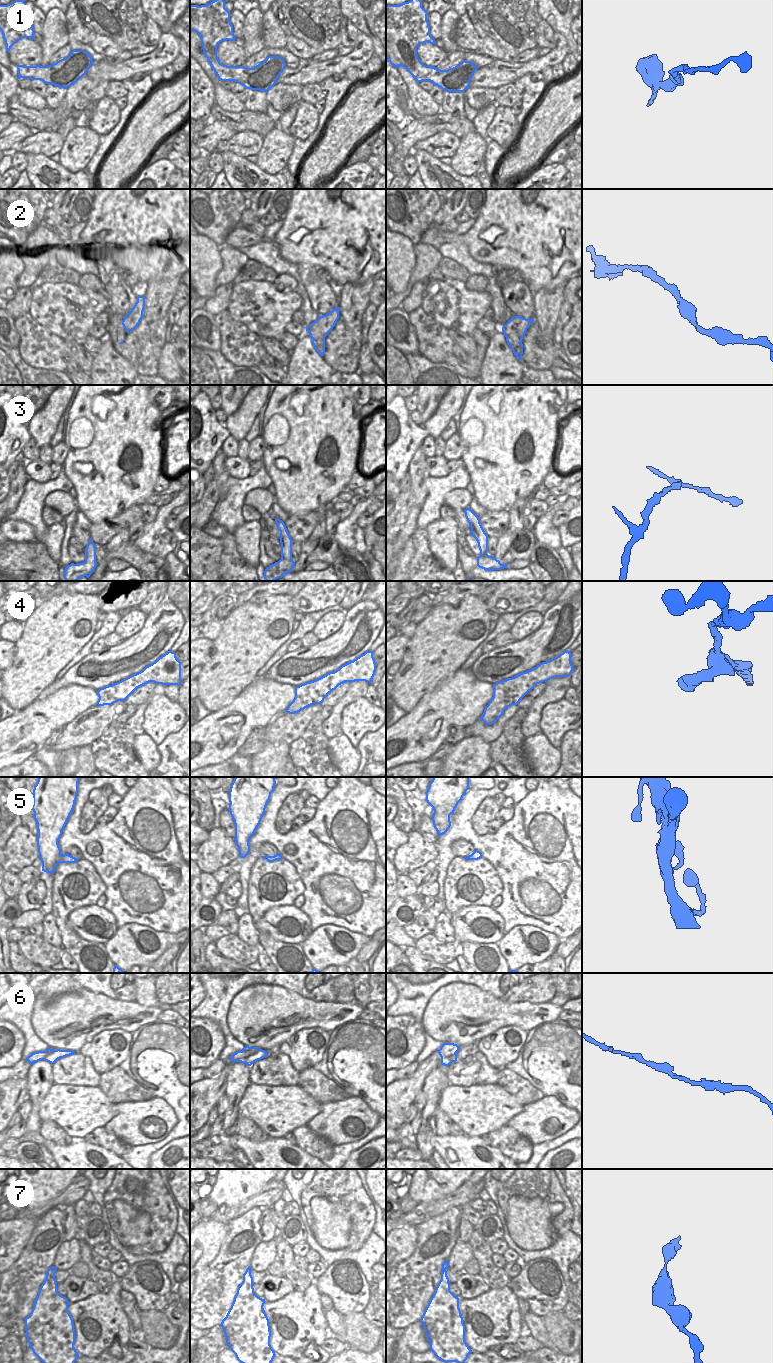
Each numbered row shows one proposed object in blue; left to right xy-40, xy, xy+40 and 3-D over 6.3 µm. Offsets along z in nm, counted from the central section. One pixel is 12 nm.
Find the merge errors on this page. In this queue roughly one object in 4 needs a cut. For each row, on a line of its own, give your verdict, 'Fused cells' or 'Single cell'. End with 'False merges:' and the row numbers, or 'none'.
1: Single cell
2: Single cell
3: Fused cells
4: Single cell
5: Single cell
6: Single cell
7: Single cell
False merges: 3

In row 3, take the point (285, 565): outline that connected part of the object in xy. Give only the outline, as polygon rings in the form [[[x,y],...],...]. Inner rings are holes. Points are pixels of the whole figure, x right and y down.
[[[281,543],[281,559],[267,567],[264,571],[266,581],[275,581],[282,578],[285,574],[292,572],[295,562],[292,559],[292,544]]]

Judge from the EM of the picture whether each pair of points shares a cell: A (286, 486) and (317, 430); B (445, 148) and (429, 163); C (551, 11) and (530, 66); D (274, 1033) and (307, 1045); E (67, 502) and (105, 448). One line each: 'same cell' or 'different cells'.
A: same cell
B: different cells
C: different cells
D: different cells
E: different cells

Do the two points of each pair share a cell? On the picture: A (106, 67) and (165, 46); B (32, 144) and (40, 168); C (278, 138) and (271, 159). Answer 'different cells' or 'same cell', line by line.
A: same cell
B: different cells
C: same cell

